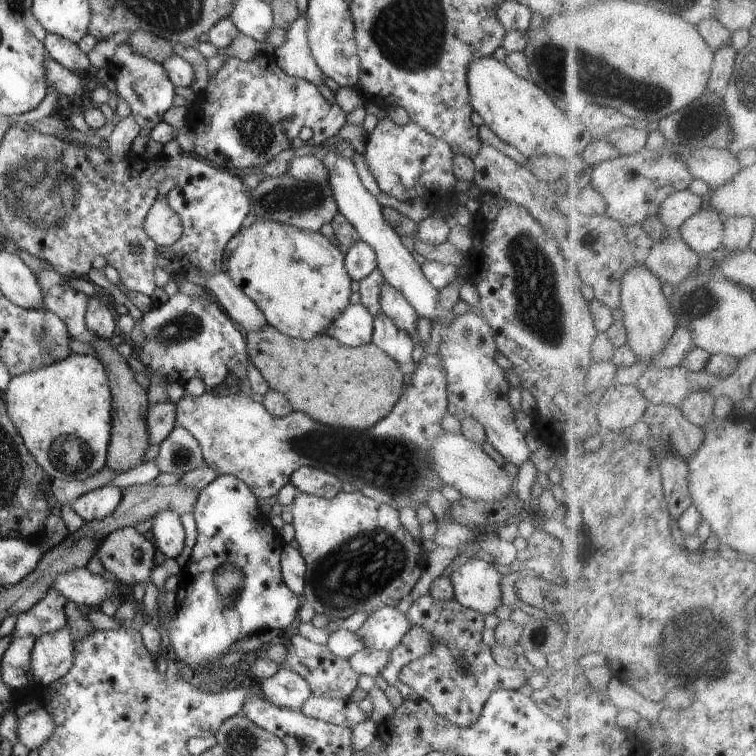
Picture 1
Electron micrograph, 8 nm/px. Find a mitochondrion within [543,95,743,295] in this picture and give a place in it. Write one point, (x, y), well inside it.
(698, 120)

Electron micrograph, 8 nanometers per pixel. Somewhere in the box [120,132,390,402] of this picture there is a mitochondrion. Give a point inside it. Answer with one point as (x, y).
(286, 198)

